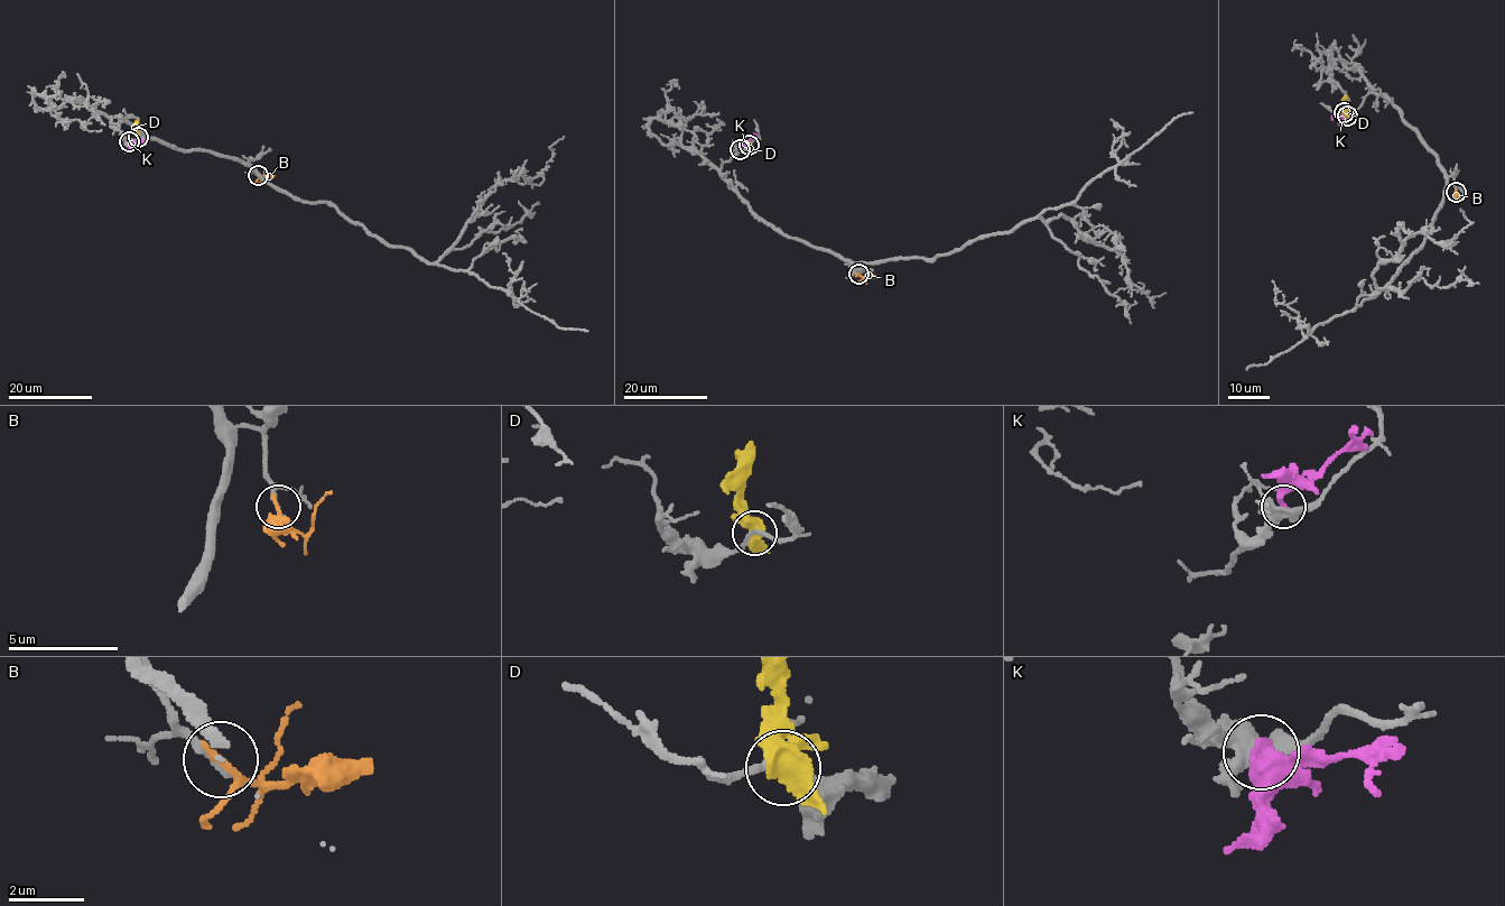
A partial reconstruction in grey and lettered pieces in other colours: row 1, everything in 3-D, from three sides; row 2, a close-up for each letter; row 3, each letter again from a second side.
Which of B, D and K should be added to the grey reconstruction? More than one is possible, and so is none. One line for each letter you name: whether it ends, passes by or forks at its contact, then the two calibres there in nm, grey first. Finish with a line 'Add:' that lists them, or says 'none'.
B: It passes by. Thickness 200 nm (grey) against 180 nm
Add: B

